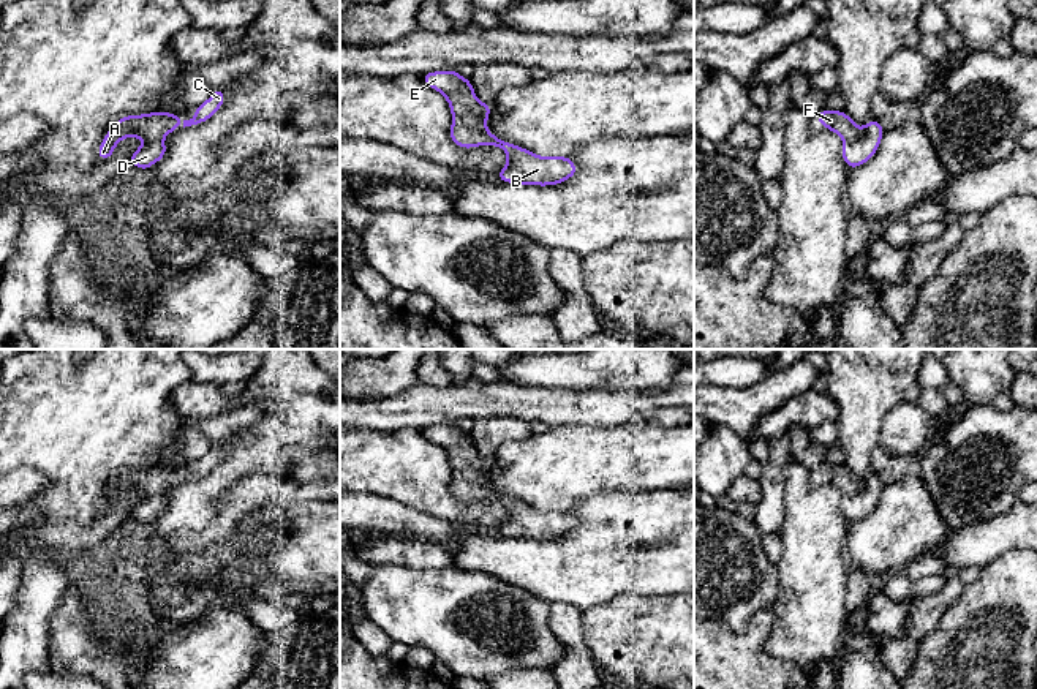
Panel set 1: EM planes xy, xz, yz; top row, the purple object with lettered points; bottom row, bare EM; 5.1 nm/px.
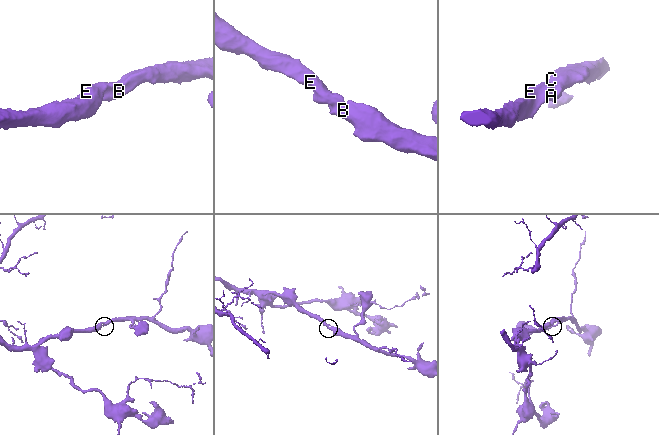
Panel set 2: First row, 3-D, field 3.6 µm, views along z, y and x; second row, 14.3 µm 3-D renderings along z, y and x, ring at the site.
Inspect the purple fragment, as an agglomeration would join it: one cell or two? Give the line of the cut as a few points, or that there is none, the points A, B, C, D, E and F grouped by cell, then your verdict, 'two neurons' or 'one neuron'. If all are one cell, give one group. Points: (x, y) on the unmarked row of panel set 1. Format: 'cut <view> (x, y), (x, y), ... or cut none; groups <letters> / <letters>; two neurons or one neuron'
cut none; groups A B C D E F; one neuron

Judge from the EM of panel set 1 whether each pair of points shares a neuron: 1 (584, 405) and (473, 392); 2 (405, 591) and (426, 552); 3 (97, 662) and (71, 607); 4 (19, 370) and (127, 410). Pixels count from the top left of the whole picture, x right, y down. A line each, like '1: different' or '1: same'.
1: same
2: different
3: same
4: same

